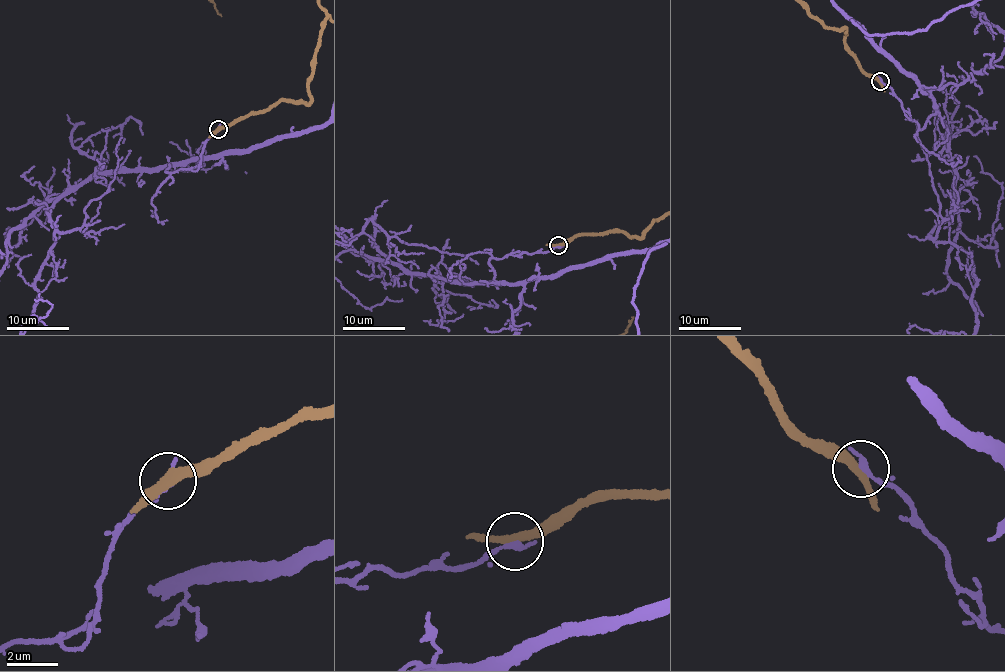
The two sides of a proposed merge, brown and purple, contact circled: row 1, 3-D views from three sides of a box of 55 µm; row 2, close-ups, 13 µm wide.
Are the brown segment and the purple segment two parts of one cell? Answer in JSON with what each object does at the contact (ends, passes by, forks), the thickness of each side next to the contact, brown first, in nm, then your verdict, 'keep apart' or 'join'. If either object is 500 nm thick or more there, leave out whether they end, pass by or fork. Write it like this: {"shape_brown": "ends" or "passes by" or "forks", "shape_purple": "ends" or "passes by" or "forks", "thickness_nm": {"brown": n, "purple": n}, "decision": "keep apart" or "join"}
{"shape_brown": "passes by", "shape_purple": "ends", "thickness_nm": {"brown": 320, "purple": 260}, "decision": "keep apart"}

